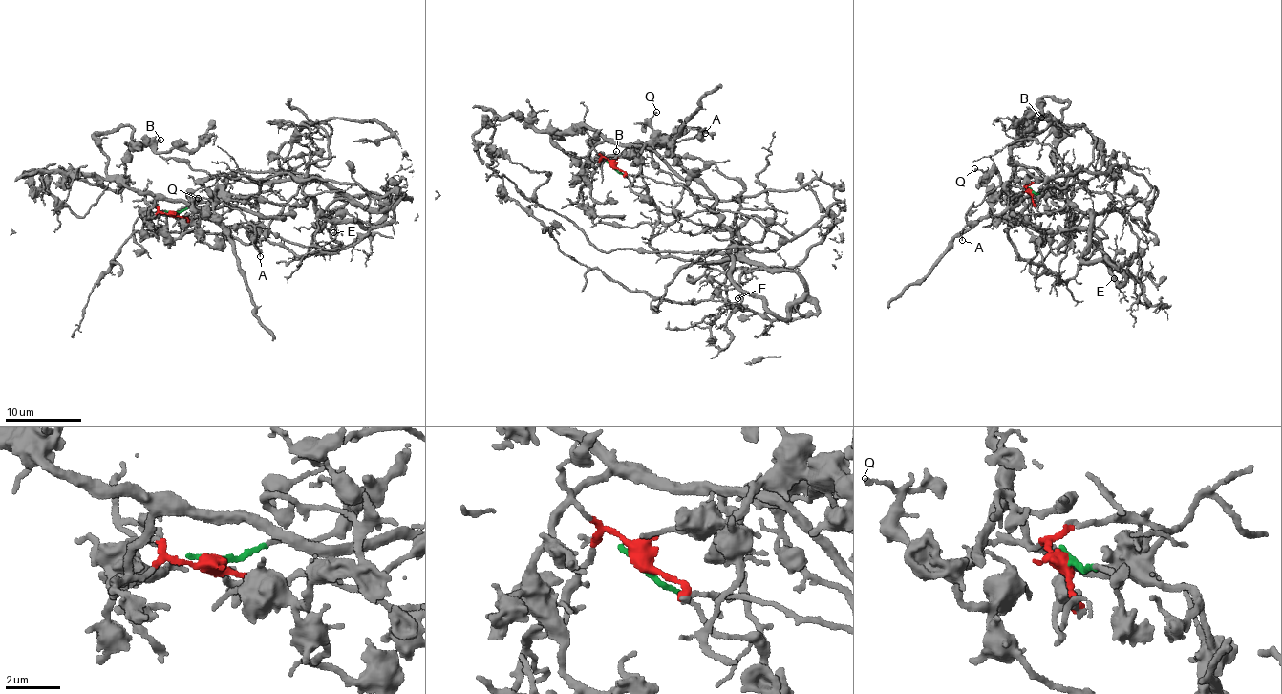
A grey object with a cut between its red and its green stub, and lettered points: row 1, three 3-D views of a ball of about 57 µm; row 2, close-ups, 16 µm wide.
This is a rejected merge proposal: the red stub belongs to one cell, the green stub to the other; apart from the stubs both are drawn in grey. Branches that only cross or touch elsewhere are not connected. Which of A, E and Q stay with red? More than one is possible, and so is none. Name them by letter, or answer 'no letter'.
A, Q

